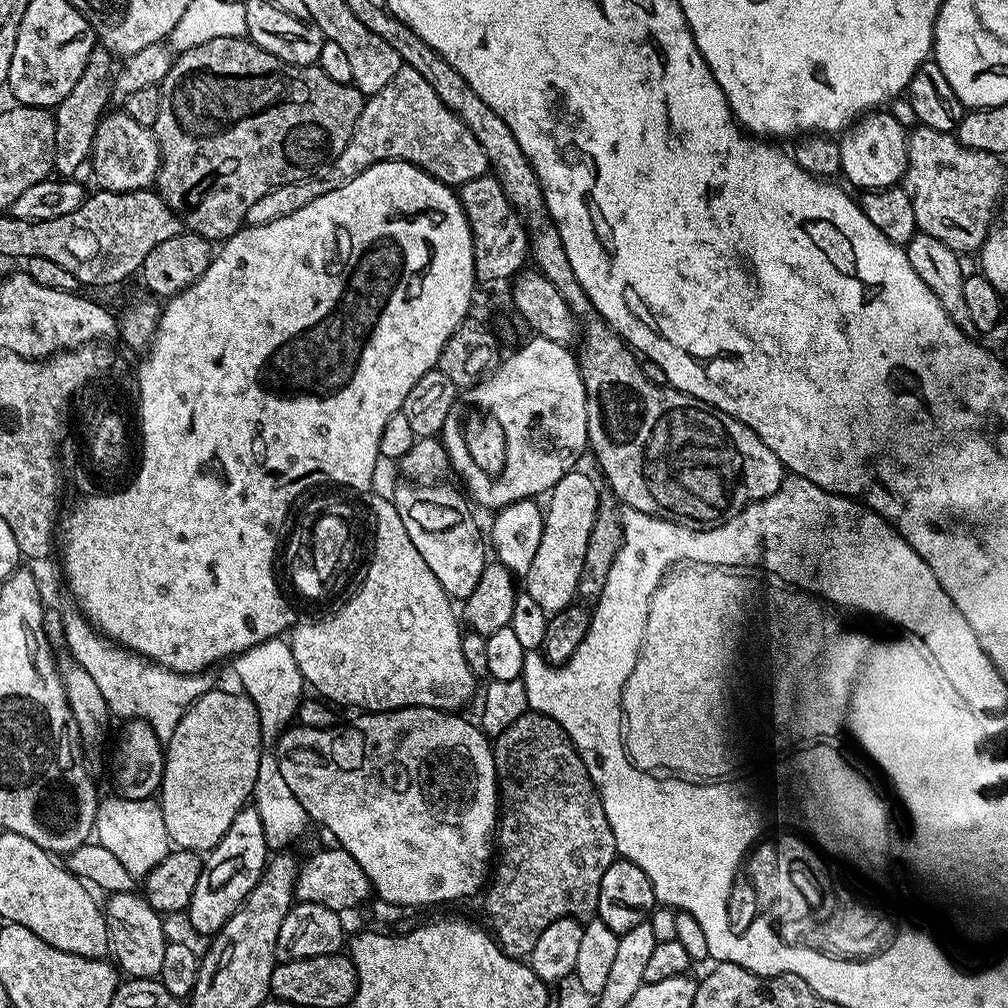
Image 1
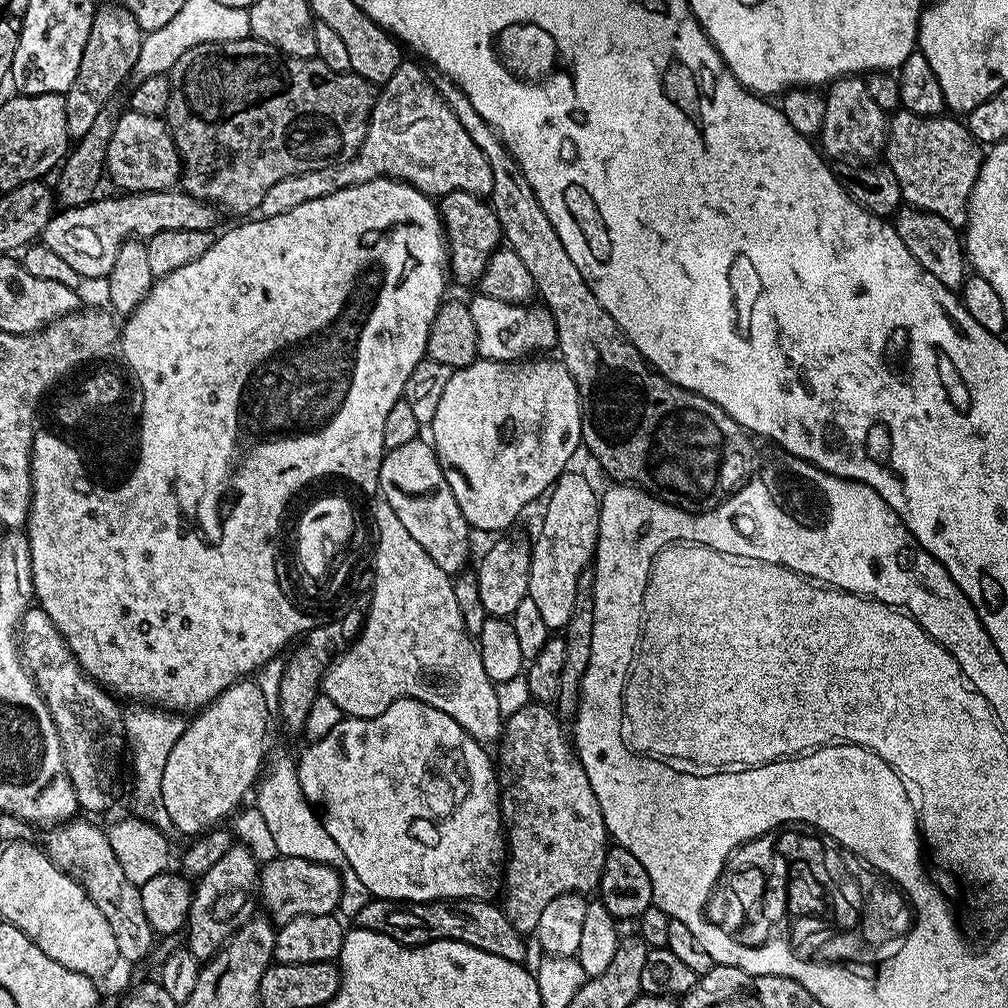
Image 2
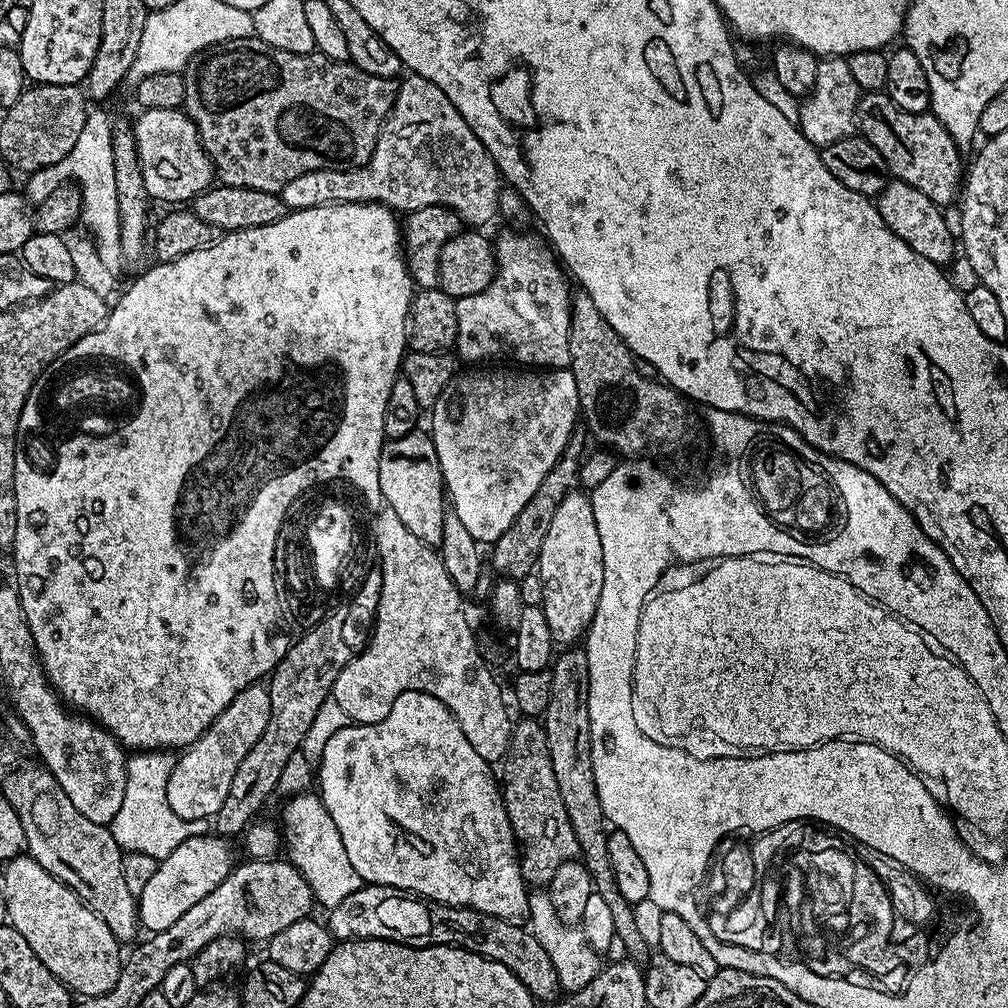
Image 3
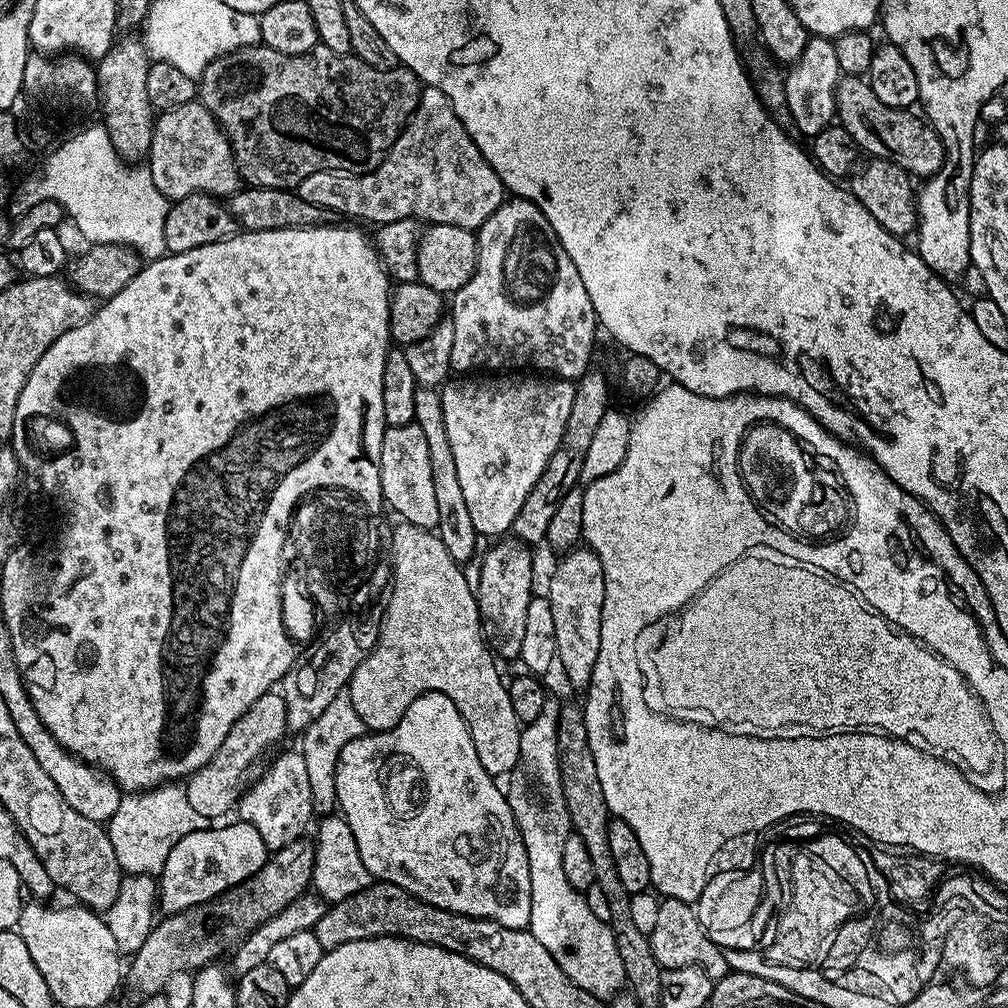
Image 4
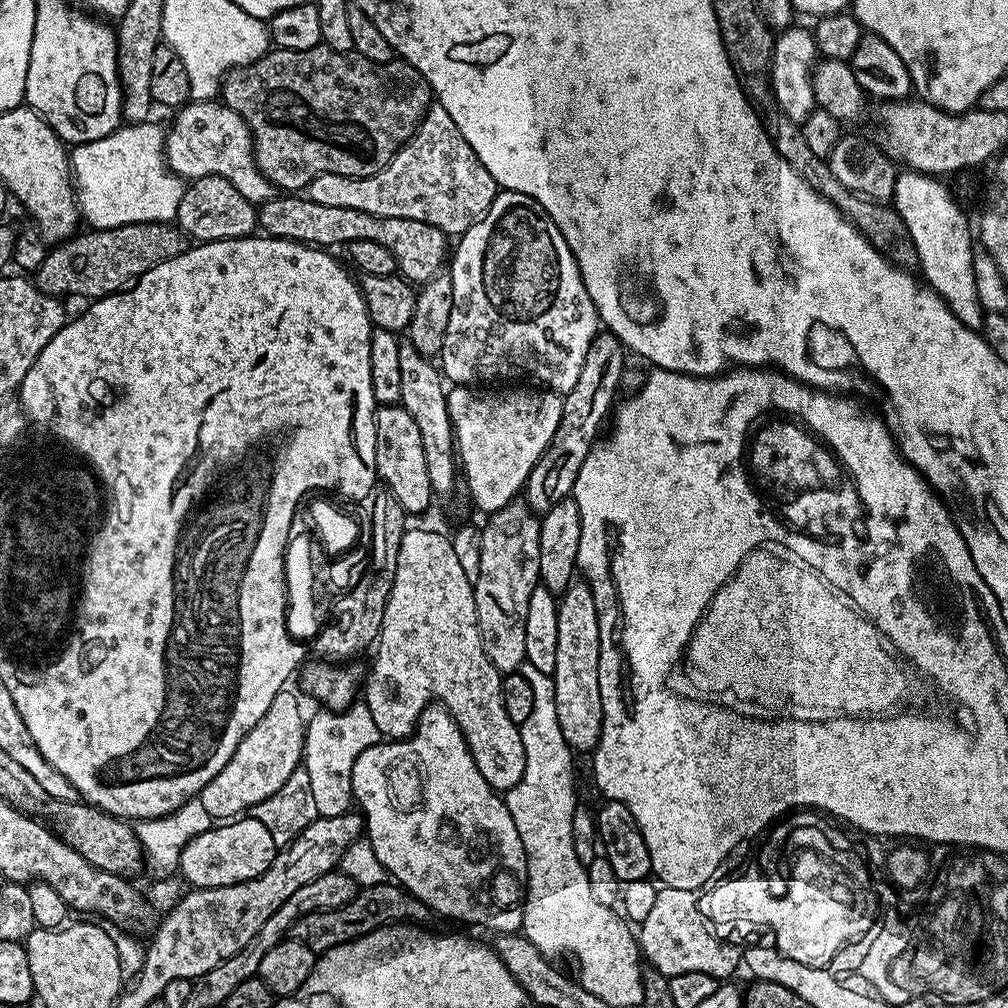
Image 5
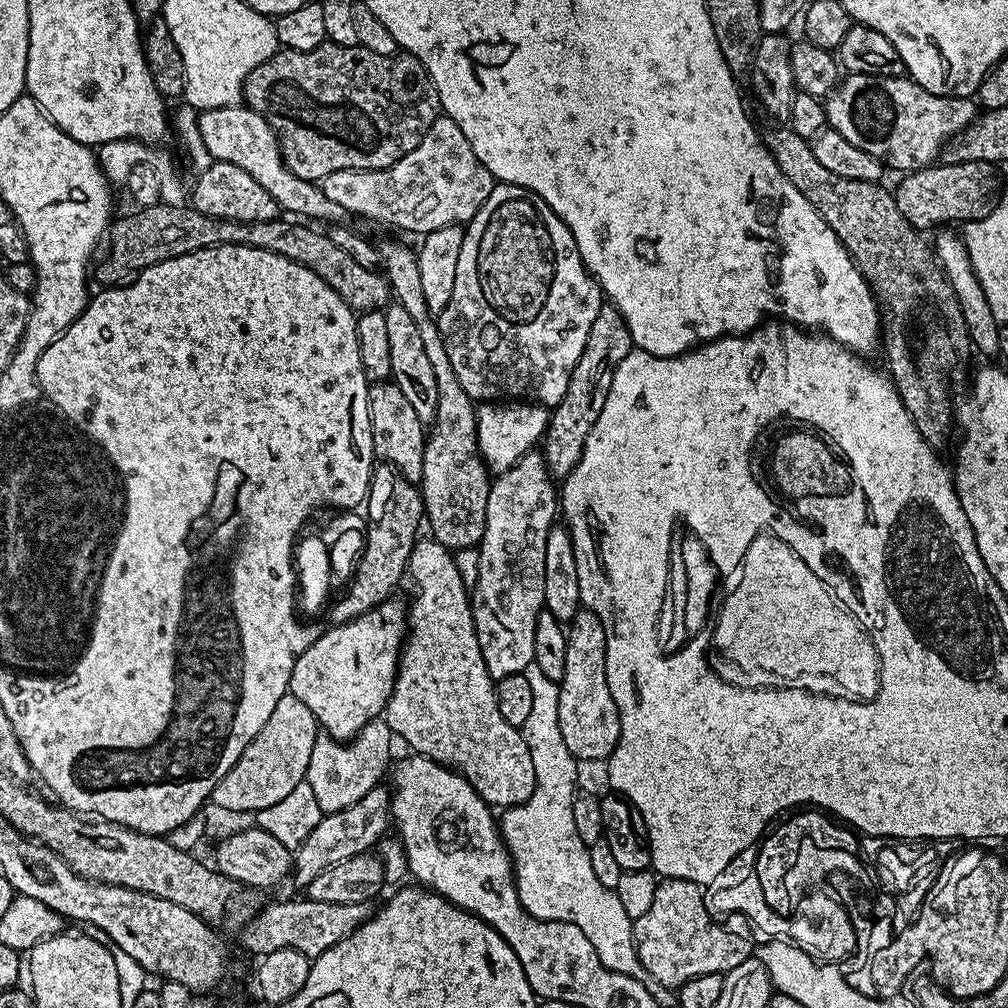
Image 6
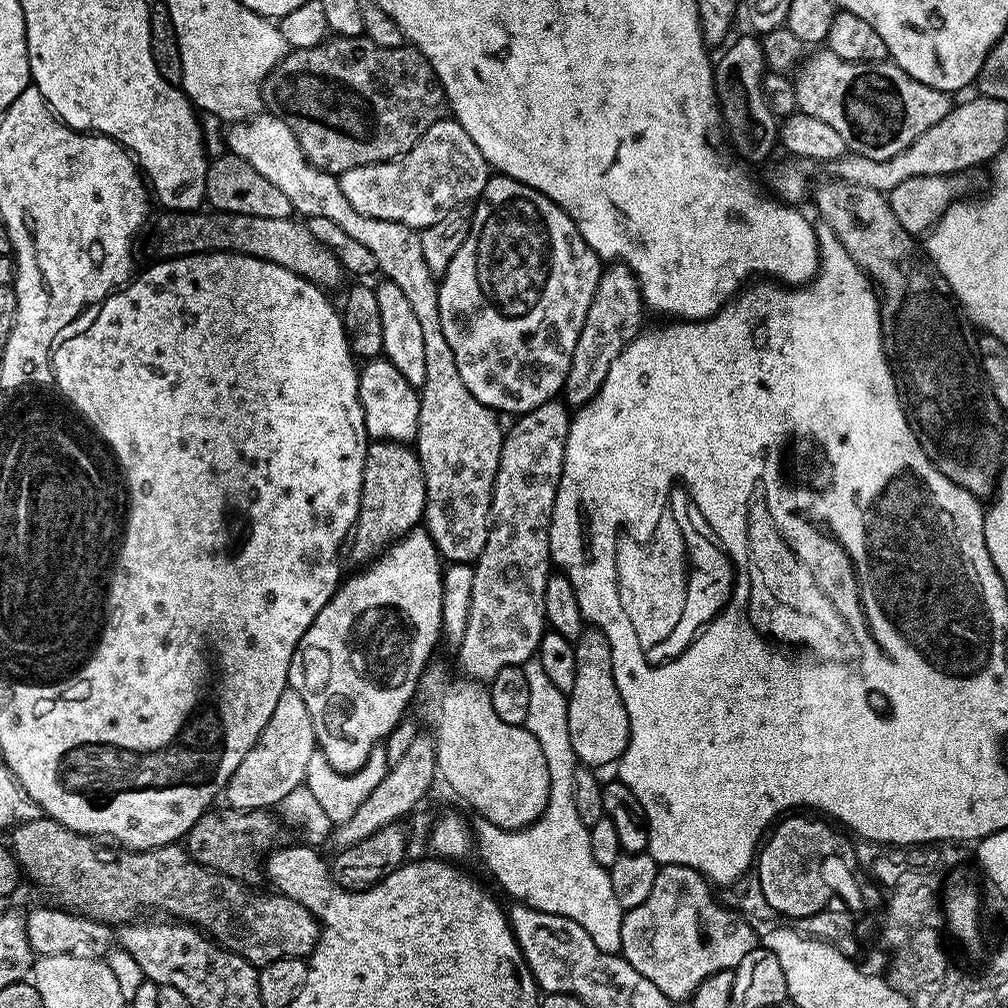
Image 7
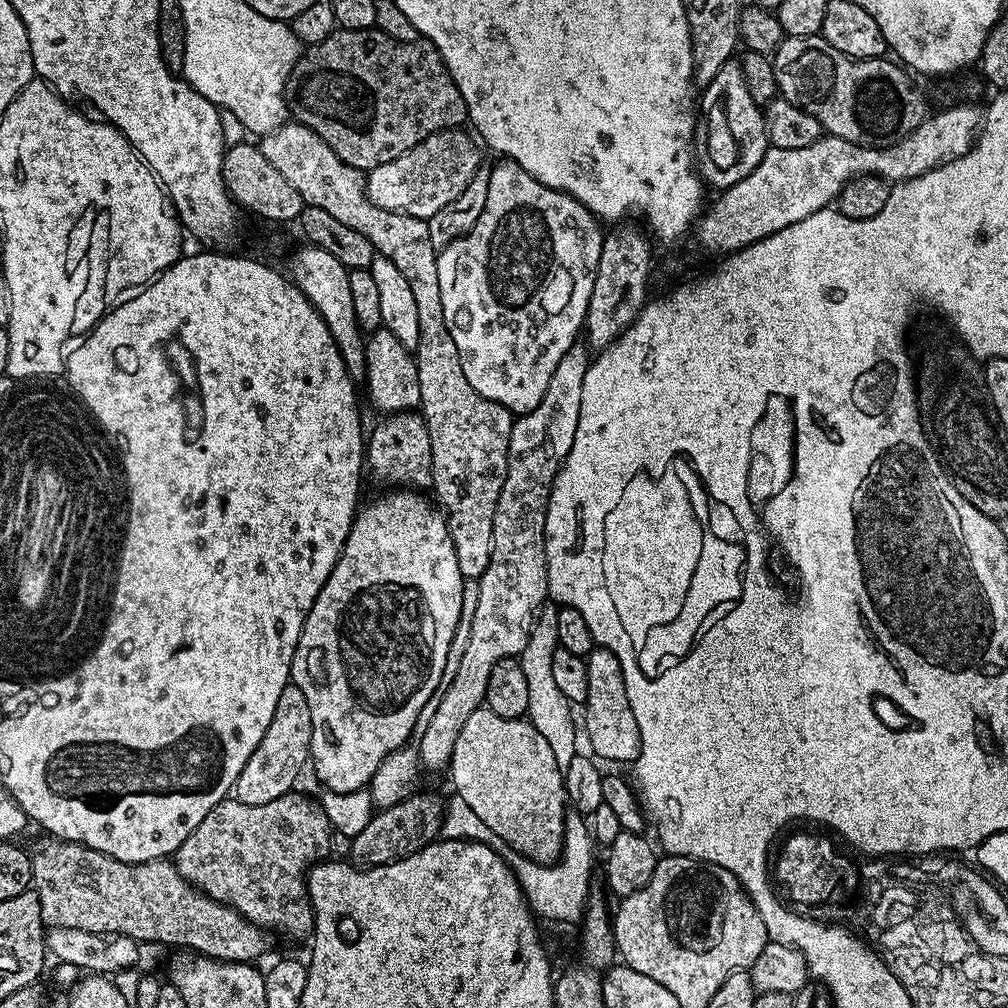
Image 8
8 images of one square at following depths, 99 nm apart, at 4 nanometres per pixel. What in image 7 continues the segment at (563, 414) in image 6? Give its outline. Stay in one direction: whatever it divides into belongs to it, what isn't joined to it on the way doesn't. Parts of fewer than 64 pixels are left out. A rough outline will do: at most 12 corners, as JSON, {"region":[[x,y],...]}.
{"region":[[622,262],[601,271],[562,389],[579,410],[642,331]]}

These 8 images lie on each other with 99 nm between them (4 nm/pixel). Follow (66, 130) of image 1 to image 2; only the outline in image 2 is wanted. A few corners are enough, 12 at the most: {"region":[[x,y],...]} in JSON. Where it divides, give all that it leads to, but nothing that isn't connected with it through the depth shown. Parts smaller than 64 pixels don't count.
{"region":[[118,2],[92,17],[64,96],[79,142],[136,71],[145,33]]}

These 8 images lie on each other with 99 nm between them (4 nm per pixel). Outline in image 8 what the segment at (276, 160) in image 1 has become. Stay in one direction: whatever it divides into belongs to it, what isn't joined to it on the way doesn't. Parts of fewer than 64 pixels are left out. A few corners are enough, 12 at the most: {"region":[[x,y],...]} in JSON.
{"region":[[337,27],[284,102],[342,162],[394,162],[460,128],[423,38]]}

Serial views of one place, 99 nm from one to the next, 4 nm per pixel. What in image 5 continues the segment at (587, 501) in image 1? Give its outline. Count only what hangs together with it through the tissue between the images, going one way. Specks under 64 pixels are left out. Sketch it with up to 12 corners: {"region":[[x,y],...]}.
{"region":[[558,600],[558,722],[573,753],[602,734],[598,606]]}

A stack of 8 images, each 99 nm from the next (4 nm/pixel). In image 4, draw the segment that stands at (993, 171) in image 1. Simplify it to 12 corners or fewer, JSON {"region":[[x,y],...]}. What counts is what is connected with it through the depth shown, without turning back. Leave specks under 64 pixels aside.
{"region":[[841,75],[835,119],[861,153],[933,176],[944,143],[927,119]]}

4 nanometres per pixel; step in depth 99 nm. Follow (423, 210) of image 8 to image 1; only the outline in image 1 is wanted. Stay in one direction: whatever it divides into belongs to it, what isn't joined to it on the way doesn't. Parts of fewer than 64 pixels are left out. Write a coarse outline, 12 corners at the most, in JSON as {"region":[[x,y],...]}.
{"region":[[402,66],[365,99],[346,150],[250,206],[265,224],[379,160],[449,186],[489,171],[478,138]]}

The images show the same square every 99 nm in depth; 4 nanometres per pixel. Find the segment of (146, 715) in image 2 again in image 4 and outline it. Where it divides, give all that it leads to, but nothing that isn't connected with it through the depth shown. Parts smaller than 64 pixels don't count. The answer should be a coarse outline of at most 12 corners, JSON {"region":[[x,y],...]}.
{"region":[[185,785],[121,795],[106,822],[121,873],[155,877],[207,828]]}

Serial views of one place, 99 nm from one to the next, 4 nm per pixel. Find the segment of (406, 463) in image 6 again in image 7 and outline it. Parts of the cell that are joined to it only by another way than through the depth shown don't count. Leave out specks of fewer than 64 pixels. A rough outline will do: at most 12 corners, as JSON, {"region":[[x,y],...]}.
{"region":[[383,358],[359,369],[372,440],[412,442],[420,394]]}

